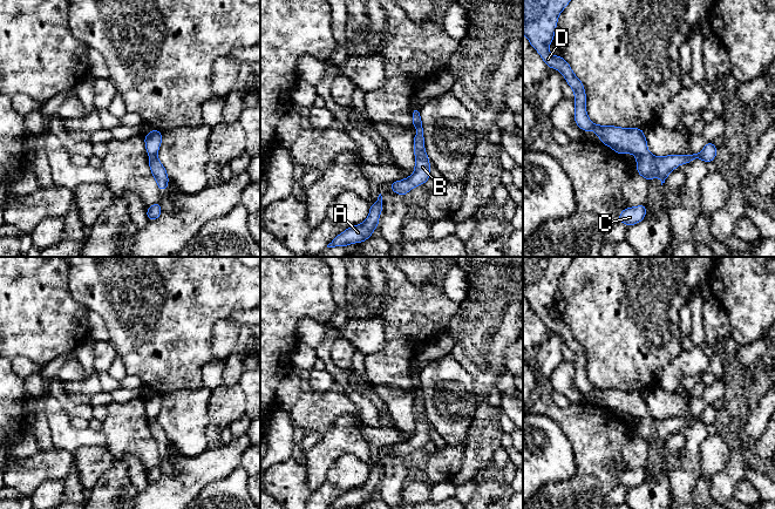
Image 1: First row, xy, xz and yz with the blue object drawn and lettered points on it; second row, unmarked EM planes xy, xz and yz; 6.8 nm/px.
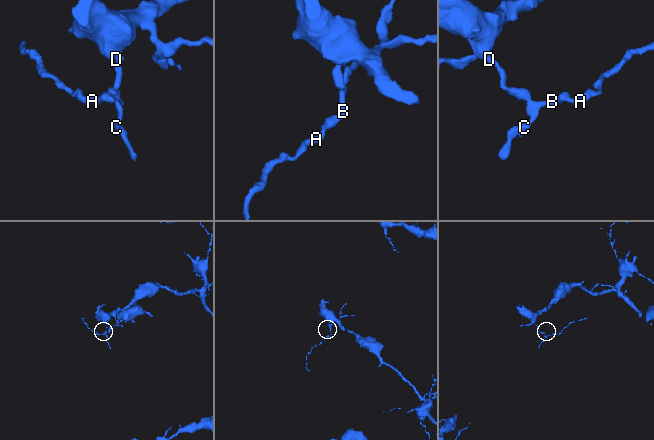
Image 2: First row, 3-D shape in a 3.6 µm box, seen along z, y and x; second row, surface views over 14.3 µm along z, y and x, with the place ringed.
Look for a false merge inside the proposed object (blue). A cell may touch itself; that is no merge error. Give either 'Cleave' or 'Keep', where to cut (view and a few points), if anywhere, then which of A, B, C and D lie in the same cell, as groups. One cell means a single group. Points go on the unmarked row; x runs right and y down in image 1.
Cleave. Split along yz (647, 414), (637, 420). Groups: A B C / D

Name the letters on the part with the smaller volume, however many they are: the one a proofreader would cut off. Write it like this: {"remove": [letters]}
{"remove": ["A", "B", "C"]}

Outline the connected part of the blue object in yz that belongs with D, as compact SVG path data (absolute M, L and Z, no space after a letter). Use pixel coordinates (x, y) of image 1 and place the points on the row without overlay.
M523 257L523 297L529 301L530 307L539 315L543 324L549 331L559 333L567 347L575 355L575 385L583 394L593 393L603 407L609 408L617 416L624 418L630 415L635 420L644 419L648 415L647 403L644 393L639 391L619 391L614 388L598 388L590 384L586 376L586 358L582 344L573 337L570 327L562 320L555 319L549 314L549 307L553 305L555 292L558 279L569 267L573 257Z

